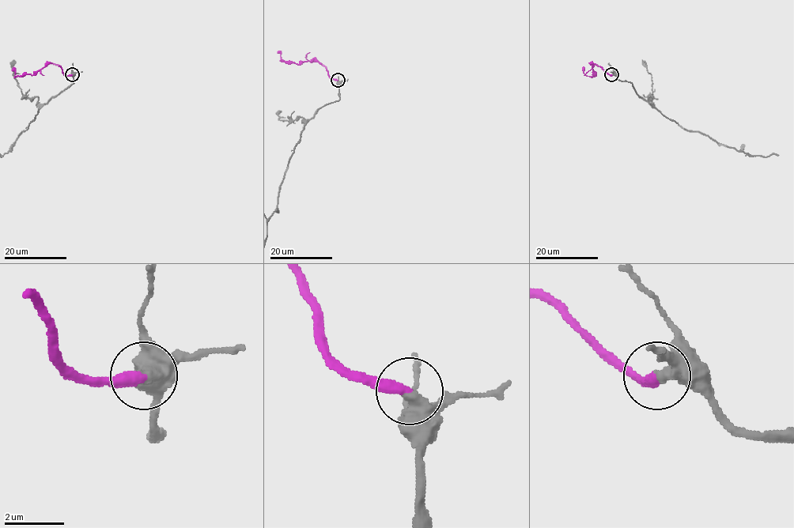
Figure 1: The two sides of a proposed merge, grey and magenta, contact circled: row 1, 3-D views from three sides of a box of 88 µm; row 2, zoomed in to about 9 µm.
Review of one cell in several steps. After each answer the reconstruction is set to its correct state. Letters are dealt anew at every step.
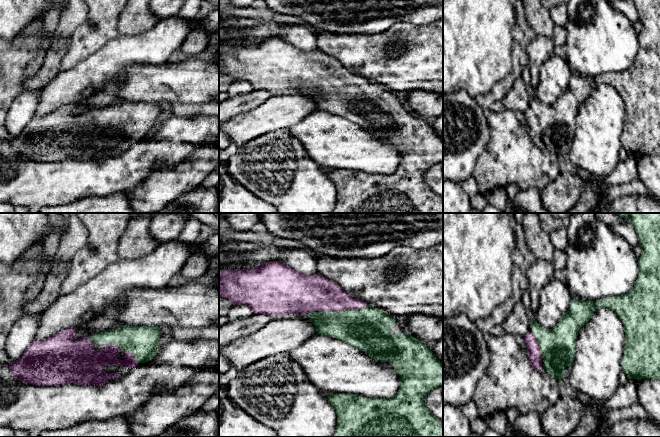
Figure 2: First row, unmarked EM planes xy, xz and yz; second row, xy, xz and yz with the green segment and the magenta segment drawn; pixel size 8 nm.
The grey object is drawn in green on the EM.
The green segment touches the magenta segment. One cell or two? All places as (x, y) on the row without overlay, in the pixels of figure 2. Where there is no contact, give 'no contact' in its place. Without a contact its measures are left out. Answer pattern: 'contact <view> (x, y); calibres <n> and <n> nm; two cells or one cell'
contact xy (115, 120); calibres 260 and 220 nm; one cell

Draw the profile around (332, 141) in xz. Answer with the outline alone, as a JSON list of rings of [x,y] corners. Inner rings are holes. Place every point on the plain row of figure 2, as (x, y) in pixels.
[[[316,110],[288,128],[298,139],[309,157],[320,167],[353,170],[367,174],[392,174],[400,163],[400,151],[380,142],[360,125],[331,112]]]

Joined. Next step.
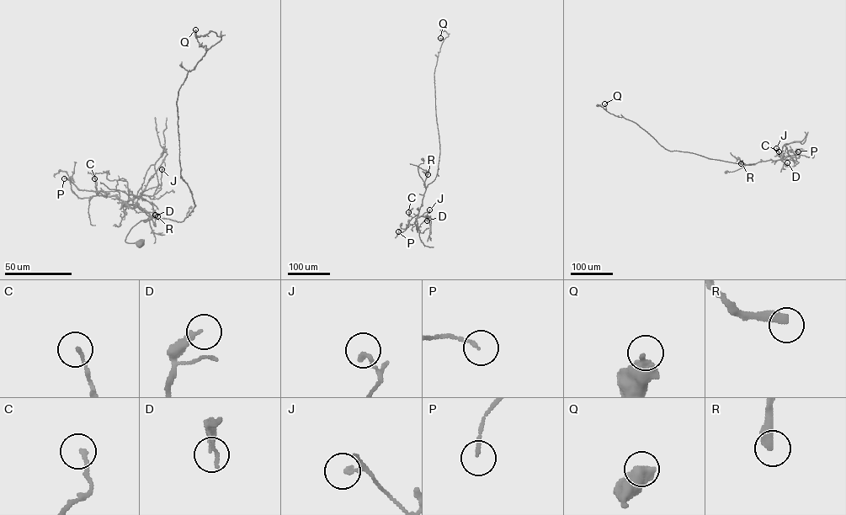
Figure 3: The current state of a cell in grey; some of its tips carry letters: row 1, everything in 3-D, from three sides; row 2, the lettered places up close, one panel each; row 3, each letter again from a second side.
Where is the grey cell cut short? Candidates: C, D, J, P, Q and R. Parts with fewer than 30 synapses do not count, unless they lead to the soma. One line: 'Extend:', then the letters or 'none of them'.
Extend: none of them

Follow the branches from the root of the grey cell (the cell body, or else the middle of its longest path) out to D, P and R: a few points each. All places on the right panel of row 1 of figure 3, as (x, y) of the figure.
D: (726, 172), (761, 161), (783, 159), (785, 167), (787, 162)
P: (726, 172), (761, 161), (784, 159), (789, 155), (798, 155), (798, 151)
R: (726, 172), (754, 164), (741, 163)

